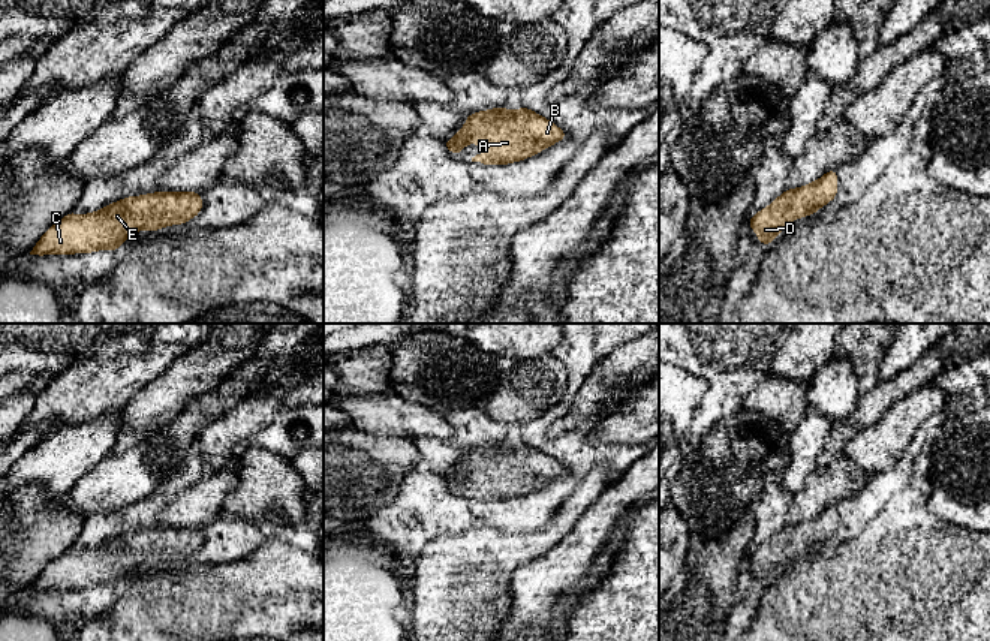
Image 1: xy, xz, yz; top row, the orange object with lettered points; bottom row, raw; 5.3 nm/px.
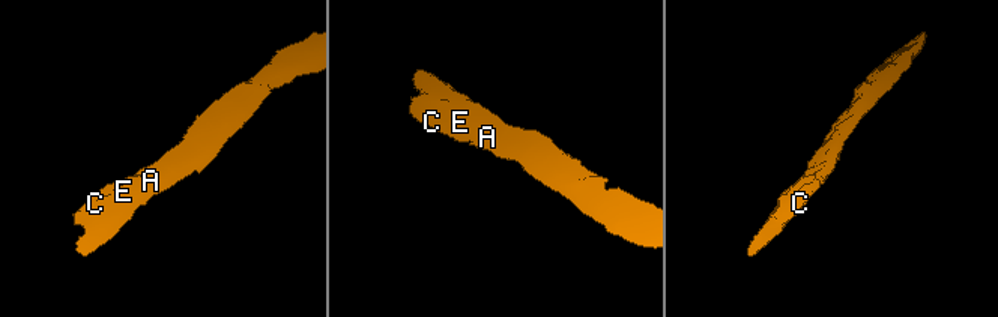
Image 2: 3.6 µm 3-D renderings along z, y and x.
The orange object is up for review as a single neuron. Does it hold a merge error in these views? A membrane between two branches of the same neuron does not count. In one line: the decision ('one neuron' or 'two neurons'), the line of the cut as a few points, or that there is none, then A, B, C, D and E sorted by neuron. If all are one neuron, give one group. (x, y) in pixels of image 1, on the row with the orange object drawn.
one neuron; no cut; A B C D E

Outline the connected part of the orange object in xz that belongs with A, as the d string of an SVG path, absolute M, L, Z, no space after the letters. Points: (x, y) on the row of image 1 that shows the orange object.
M523 106L517 111L493 108L469 114L464 126L455 136L445 141L452 154L460 154L466 144L485 147L472 162L482 165L508 165L541 153L566 133L553 121Z

